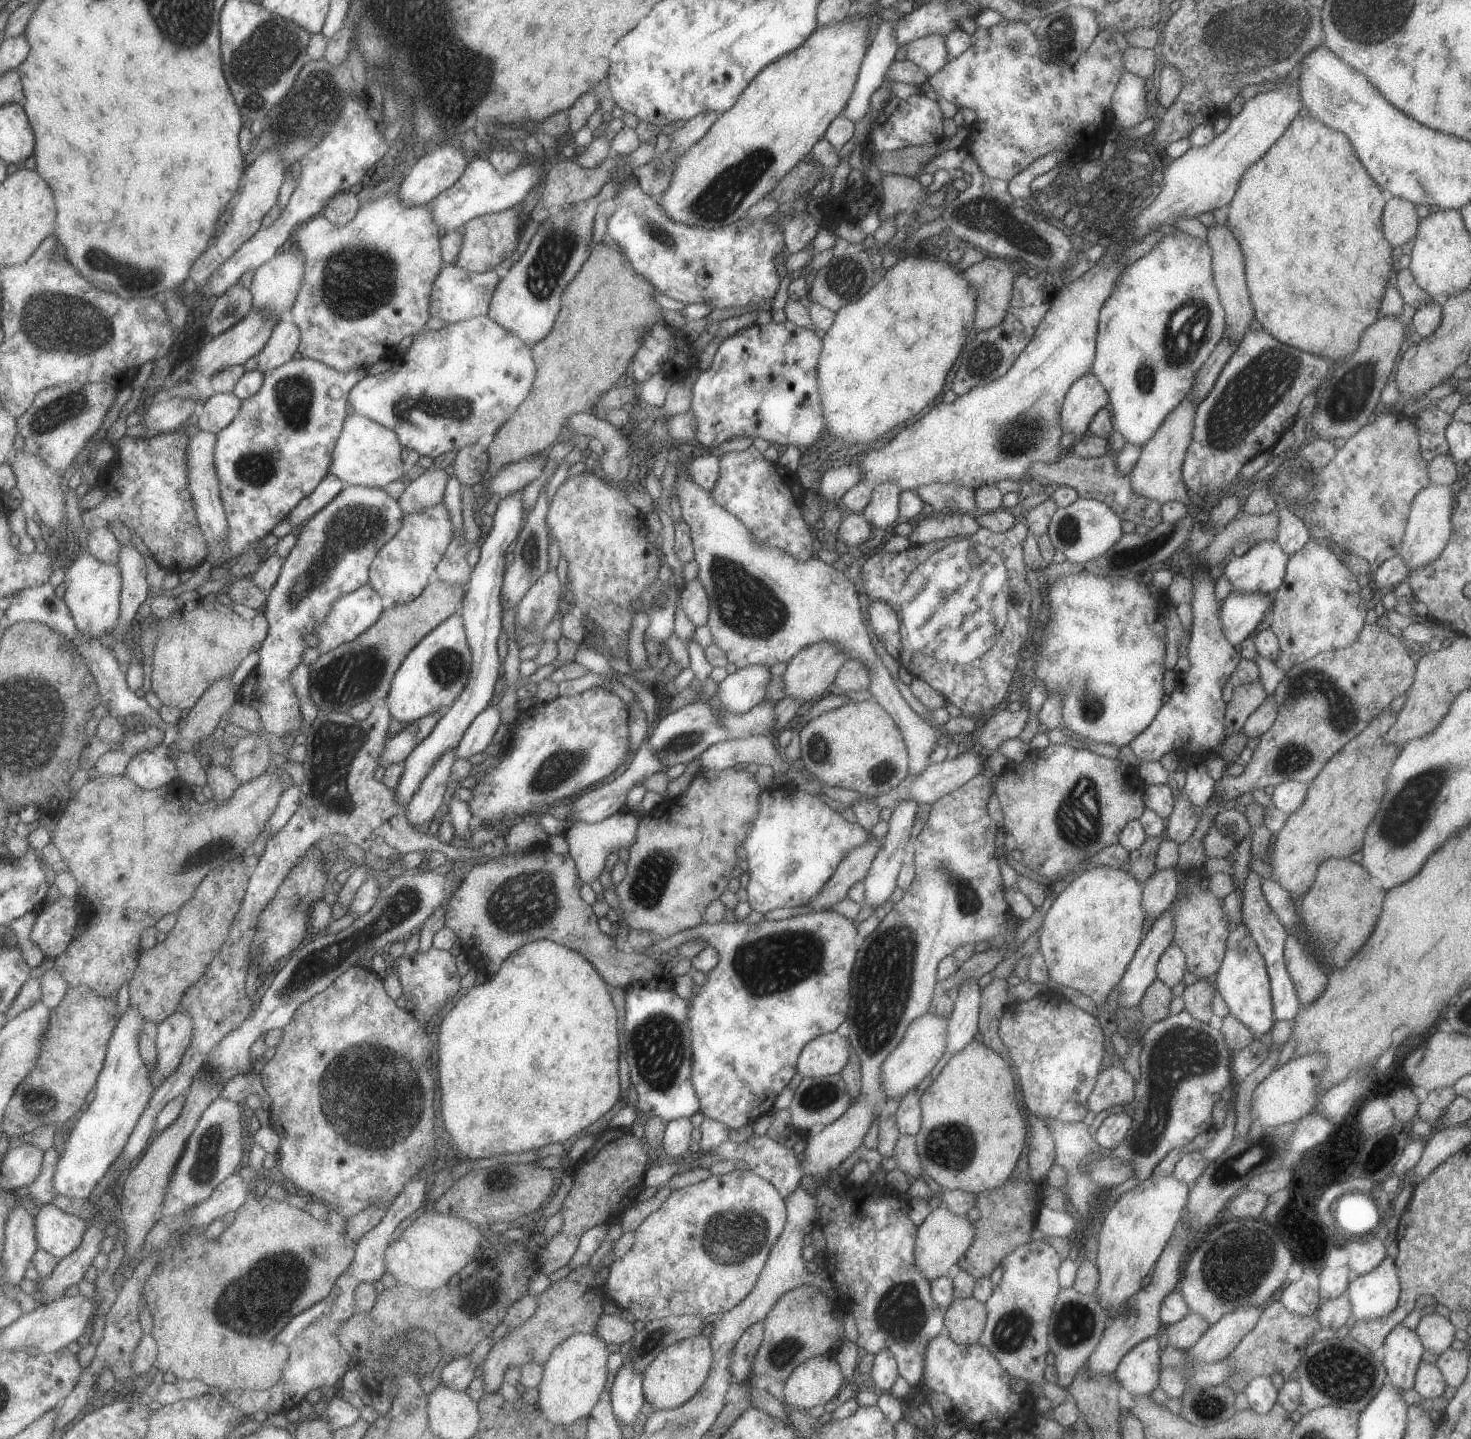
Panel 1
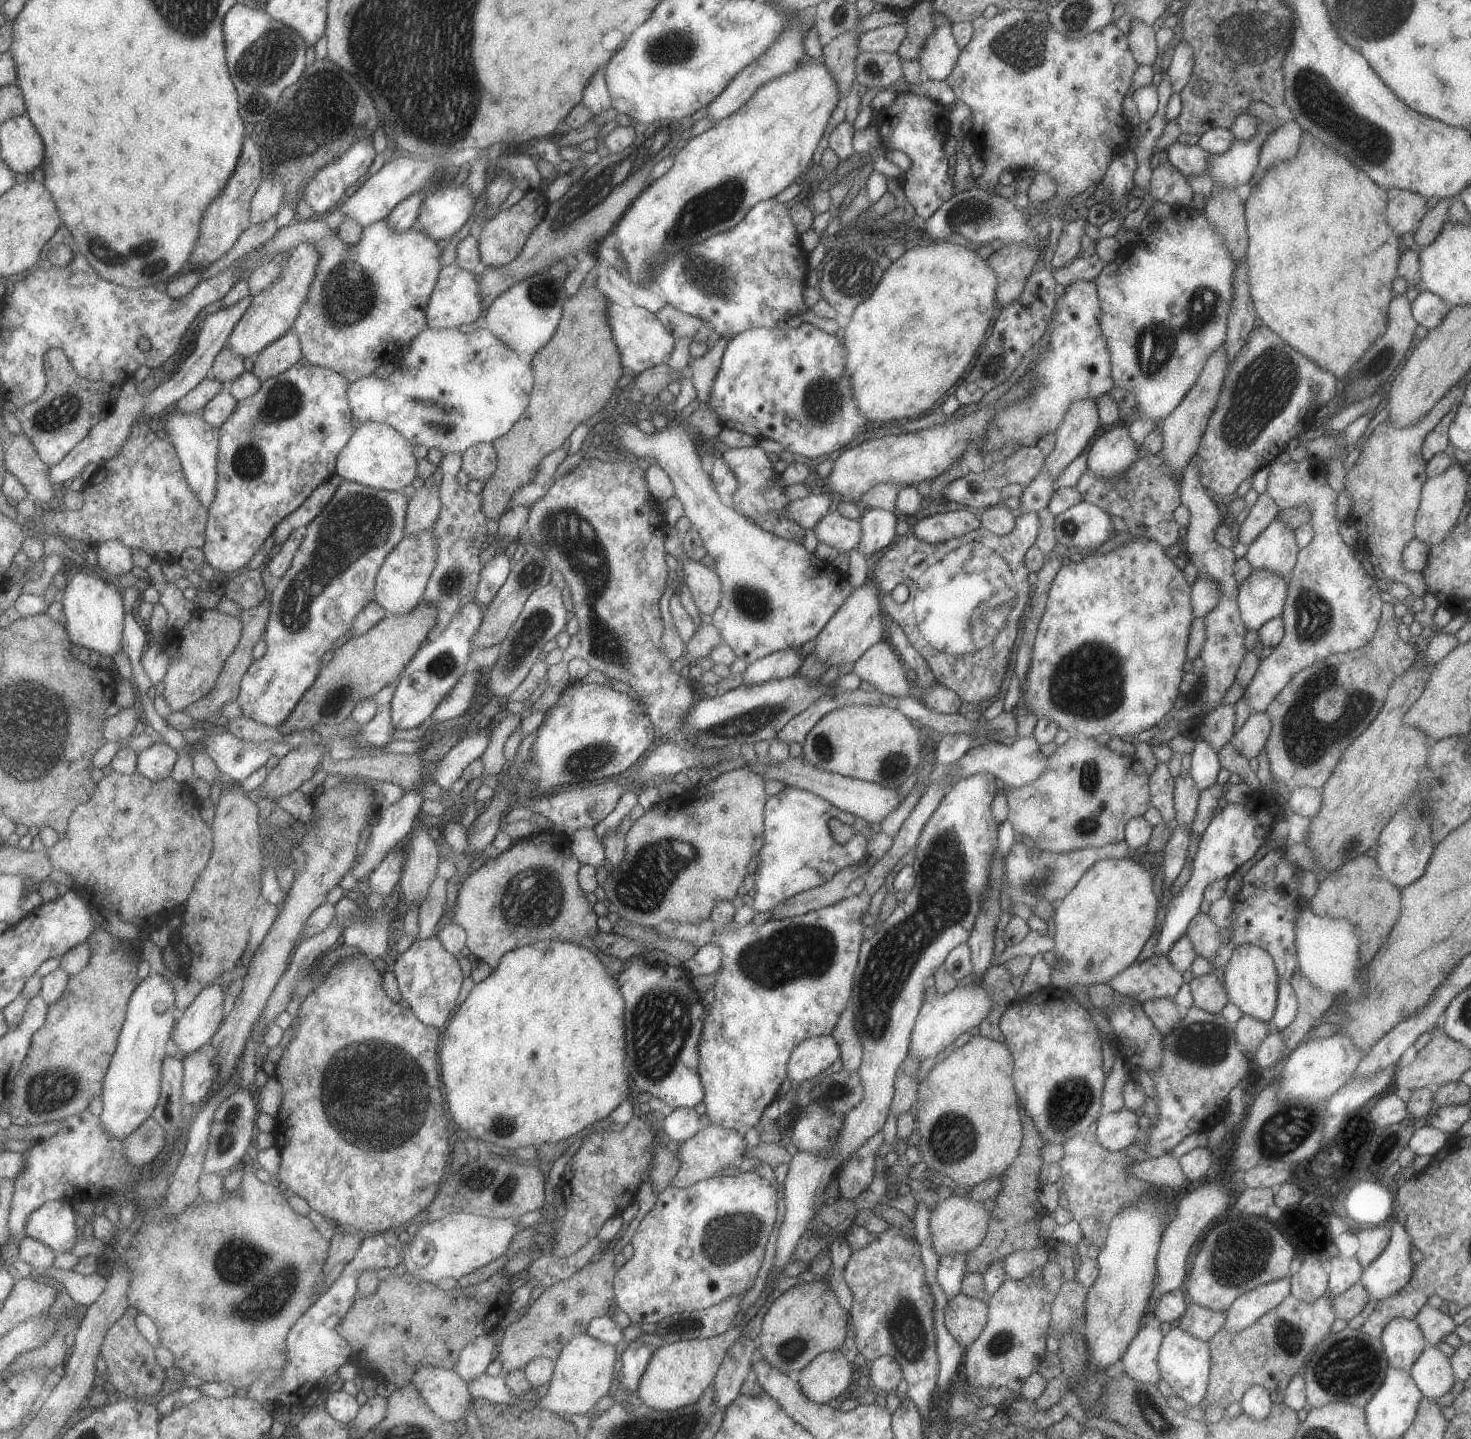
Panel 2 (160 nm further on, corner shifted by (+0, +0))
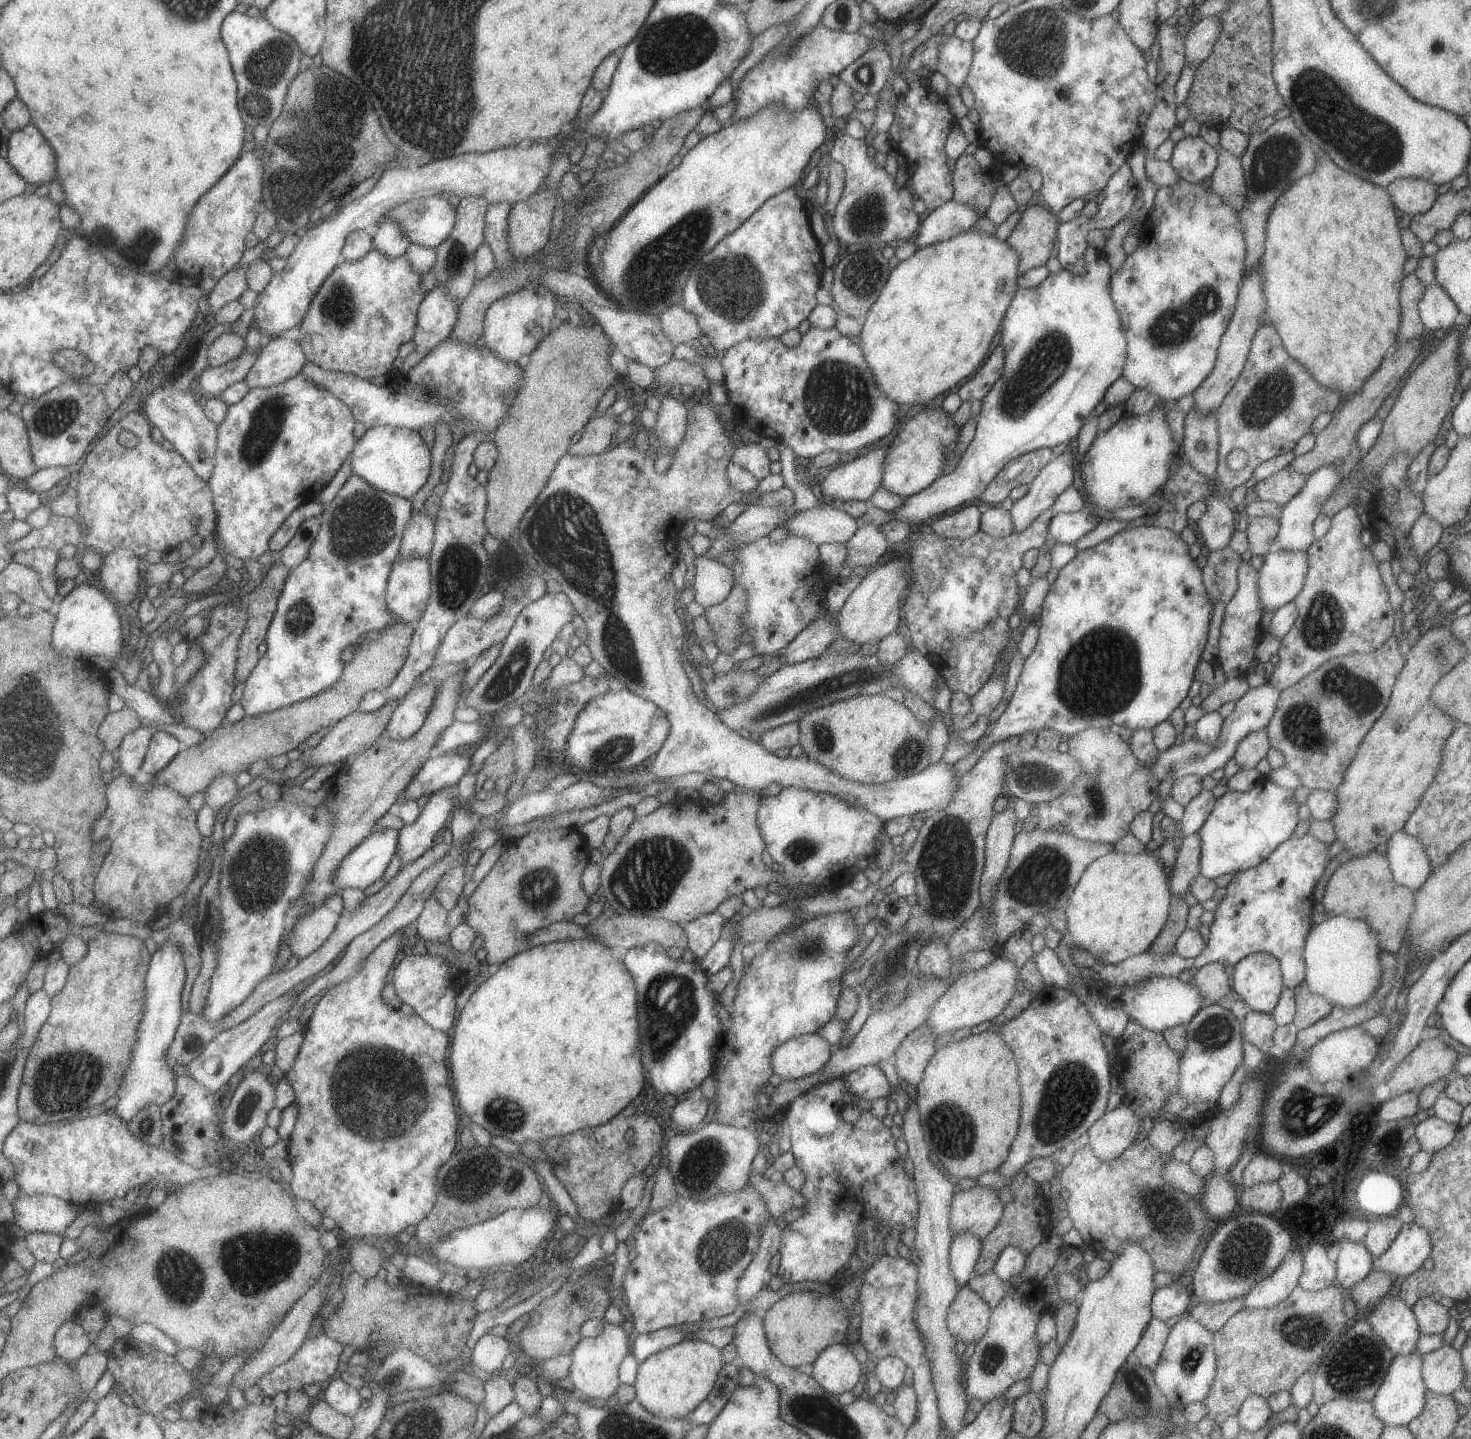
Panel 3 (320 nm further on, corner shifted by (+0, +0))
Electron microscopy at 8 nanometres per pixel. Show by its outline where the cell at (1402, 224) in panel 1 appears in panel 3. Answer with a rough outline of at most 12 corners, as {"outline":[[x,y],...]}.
{"outline":[[1402,177],[1385,189],[1412,216],[1428,212],[1438,186],[1422,177]]}

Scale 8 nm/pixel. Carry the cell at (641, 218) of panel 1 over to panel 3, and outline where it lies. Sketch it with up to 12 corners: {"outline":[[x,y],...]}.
{"outline":[[794,187],[695,264],[682,306],[717,355],[779,338],[825,266]]}

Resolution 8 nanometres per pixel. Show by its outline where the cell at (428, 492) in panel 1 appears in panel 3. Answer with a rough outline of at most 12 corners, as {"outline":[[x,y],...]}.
{"outline":[[420,510],[405,534],[406,559],[431,558],[437,521]]}

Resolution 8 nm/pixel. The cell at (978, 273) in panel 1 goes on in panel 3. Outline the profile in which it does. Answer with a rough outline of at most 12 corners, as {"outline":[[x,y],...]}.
{"outline":[[1040,204],[1021,210],[1006,242],[1019,275],[1052,256],[1060,219]]}

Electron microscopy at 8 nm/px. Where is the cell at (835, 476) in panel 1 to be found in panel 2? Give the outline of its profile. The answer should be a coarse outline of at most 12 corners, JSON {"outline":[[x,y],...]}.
{"outline":[[832,492],[790,501],[785,516],[812,531]]}

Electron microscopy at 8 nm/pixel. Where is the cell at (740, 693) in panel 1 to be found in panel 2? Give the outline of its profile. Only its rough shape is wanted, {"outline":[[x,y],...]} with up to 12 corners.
{"outline":[[798,647],[751,661],[742,685],[796,675],[805,659]]}

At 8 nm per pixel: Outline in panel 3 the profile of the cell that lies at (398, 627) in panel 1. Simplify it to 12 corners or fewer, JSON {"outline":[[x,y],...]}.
{"outline":[[416,625],[354,652],[330,690],[246,715],[145,784],[192,798],[226,773],[301,748],[394,684]]}

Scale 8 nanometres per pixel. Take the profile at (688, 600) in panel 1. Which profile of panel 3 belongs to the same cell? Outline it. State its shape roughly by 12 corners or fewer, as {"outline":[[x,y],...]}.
{"outline":[[706,556],[695,565],[695,601],[707,609],[726,600],[733,568]]}

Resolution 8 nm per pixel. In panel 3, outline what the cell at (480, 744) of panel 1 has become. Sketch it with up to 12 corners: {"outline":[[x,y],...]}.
{"outline":[[468,750],[430,758],[407,788],[417,801],[460,784]]}

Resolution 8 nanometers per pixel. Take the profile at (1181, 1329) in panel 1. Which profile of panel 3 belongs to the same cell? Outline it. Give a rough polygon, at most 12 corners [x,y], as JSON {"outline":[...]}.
{"outline":[[1243,1296],[1195,1301],[1188,1314],[1209,1331],[1220,1330],[1245,1306]]}

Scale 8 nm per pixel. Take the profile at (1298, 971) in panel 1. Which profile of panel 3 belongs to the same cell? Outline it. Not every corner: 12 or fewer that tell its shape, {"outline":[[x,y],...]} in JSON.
{"outline":[[1306,981],[1294,990],[1298,1030],[1332,1012],[1334,1005]]}

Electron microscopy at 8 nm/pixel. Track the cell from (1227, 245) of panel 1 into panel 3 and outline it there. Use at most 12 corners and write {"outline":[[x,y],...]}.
{"outline":[[1219,147],[1211,187],[1239,211],[1247,197],[1241,158]]}

